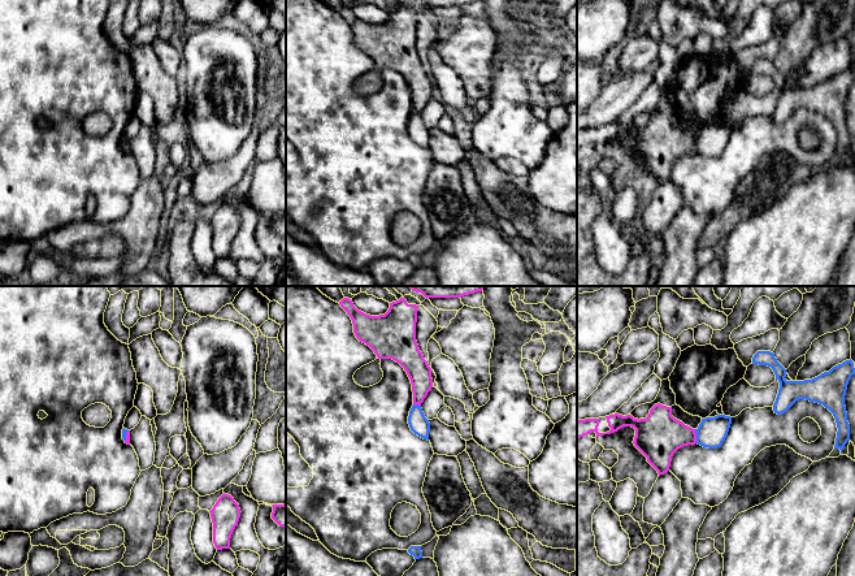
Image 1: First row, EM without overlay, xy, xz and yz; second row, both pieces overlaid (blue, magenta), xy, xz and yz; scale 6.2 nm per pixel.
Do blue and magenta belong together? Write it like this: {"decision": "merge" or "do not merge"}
{"decision": "do not merge"}

